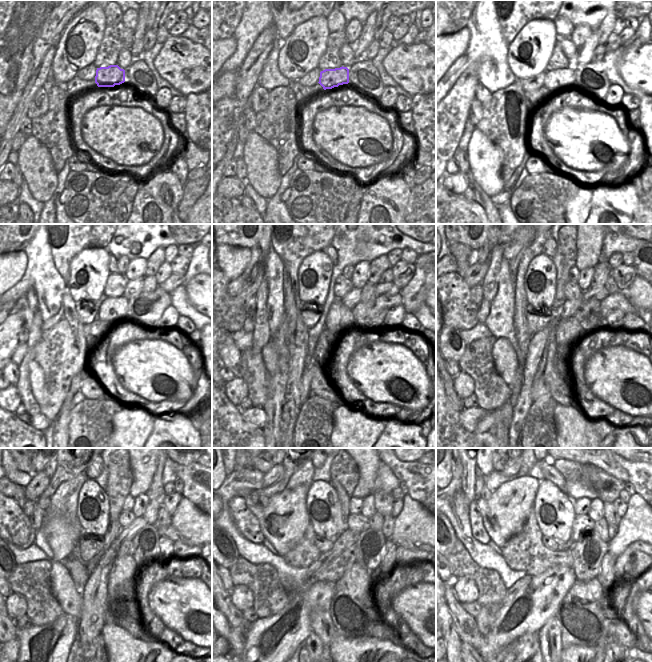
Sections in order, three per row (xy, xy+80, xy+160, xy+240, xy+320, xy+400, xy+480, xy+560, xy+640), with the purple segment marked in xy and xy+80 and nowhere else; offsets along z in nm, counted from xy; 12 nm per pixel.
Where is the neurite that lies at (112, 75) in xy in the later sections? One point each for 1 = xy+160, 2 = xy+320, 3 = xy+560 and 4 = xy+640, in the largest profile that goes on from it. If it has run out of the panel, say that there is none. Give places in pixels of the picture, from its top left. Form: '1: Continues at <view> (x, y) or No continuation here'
1: Continues at xy+160 (558, 80)
2: Continues at xy+320 (340, 321)
3: Continues at xy+560 (352, 608)
4: Continues at xy+640 (581, 614)

